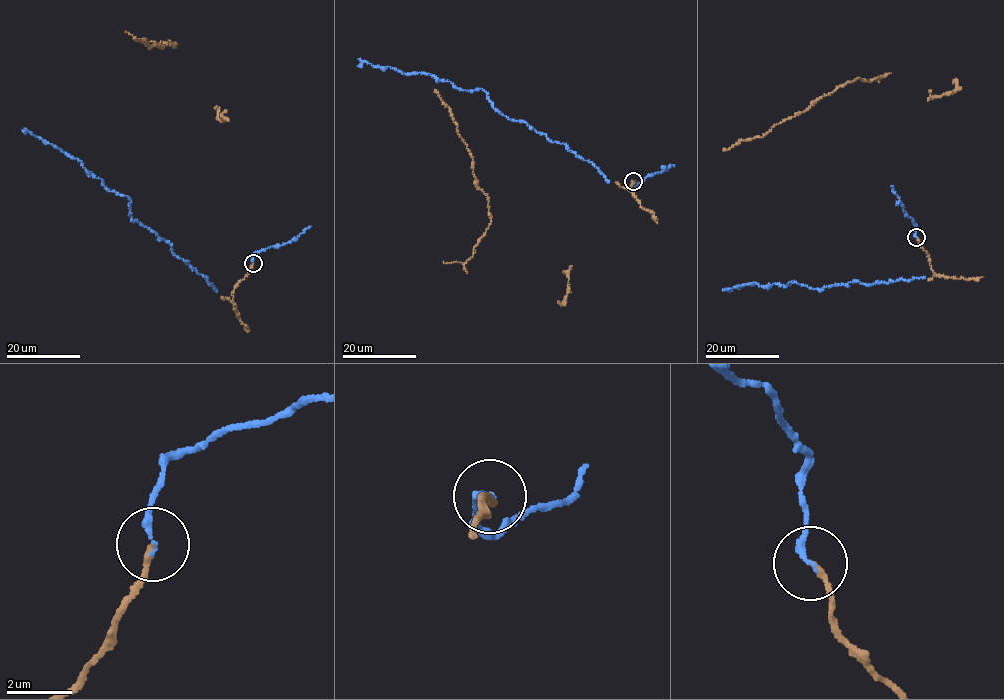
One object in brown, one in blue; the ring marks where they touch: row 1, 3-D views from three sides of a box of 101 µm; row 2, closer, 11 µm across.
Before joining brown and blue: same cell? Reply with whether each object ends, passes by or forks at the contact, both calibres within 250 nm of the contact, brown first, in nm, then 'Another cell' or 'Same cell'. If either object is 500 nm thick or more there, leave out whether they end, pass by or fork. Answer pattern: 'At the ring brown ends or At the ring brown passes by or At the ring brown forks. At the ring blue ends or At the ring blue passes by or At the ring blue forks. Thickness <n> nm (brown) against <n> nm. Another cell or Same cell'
At the ring brown ends. At the ring blue ends. Thickness 180 nm (brown) against 180 nm. Same cell

